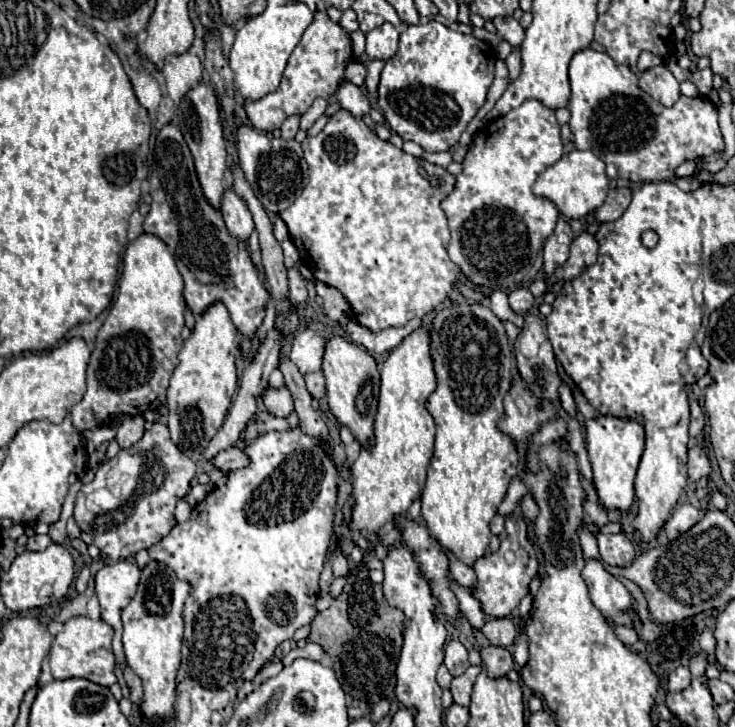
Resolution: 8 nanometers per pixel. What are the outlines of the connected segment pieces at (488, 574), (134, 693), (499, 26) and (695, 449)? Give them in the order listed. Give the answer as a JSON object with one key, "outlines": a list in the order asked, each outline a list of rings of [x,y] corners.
{"outlines":[[[[508,516],[504,532],[498,536],[500,538],[498,552],[494,552],[486,558],[480,558],[474,564],[476,576],[478,576],[478,588],[472,590],[472,594],[482,602],[484,612],[494,618],[504,618],[504,616],[512,614],[512,610],[526,596],[530,580],[538,572],[538,560],[536,560],[536,554],[532,552],[530,542],[528,542],[526,522],[520,522],[520,520],[524,520],[524,518],[522,516]]],[[[128,666],[124,668],[124,678],[126,678],[128,690],[130,690],[130,700],[134,704],[140,704],[140,700],[142,700],[142,682],[140,682],[140,678]]],[[[504,16],[504,18],[494,18],[492,20],[496,30],[498,30],[498,36],[502,36],[504,40],[508,40],[510,44],[520,44],[524,40],[524,28],[520,26],[518,20],[514,20],[512,16]]],[[[692,446],[688,452],[688,478],[698,482],[702,476],[710,474],[710,460],[702,446]]]]}

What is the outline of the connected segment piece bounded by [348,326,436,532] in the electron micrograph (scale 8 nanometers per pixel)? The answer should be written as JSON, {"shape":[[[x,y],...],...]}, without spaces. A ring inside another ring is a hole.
{"shape":[[[428,326],[412,330],[398,348],[390,352],[382,366],[382,386],[378,412],[374,422],[374,446],[362,450],[352,464],[354,510],[350,528],[378,532],[396,514],[404,514],[424,488],[426,468],[432,458],[436,424],[426,410],[426,400],[436,390],[436,374],[432,370],[432,352],[428,346]]]}

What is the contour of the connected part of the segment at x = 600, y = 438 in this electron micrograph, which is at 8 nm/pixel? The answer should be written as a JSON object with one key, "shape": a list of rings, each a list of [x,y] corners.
{"shape":[[[598,414],[586,420],[586,448],[600,502],[608,510],[628,510],[634,504],[634,476],[644,450],[644,426],[632,418]]]}

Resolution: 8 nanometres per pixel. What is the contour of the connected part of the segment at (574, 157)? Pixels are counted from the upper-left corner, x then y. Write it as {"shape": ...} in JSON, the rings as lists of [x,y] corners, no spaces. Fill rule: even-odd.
{"shape":[[[572,150],[572,152],[564,154],[556,164],[552,164],[536,180],[534,194],[550,200],[560,210],[560,214],[564,214],[568,220],[580,220],[586,214],[590,214],[592,210],[602,206],[608,186],[610,186],[610,180],[606,176],[604,162],[600,158],[596,158],[590,150],[586,150],[586,152]]]}

